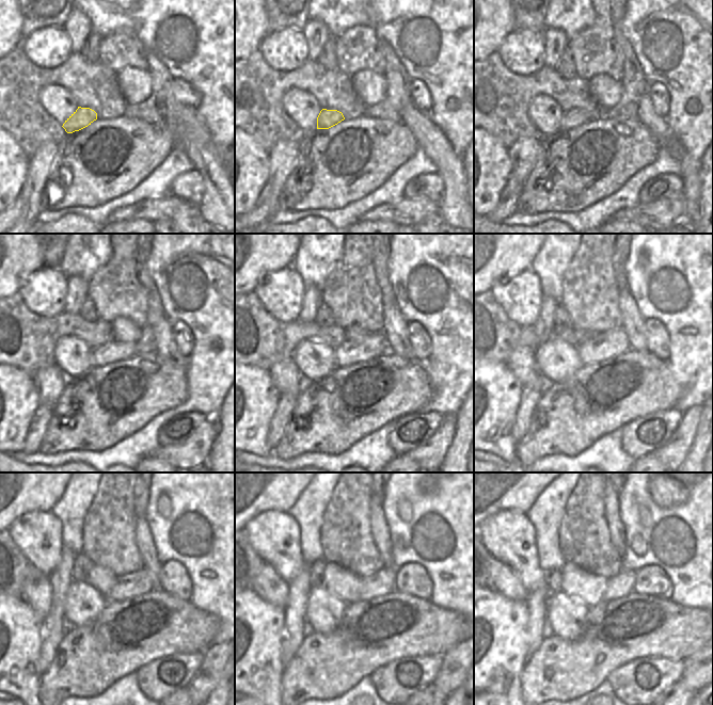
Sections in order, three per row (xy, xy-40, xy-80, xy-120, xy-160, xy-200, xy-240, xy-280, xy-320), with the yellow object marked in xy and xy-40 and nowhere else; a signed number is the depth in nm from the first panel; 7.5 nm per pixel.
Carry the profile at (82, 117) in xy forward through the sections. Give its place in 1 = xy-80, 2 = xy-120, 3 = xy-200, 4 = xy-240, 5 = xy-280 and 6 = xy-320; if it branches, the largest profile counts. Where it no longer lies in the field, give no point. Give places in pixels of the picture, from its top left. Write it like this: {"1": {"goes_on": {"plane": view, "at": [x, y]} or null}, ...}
{"1": {"goes_on": {"plane": "xy-80", "at": [576, 116]}}, "2": {"goes_on": {"plane": "xy-120", "at": [112, 351]}}, "3": {"goes_on": {"plane": "xy-200", "at": [595, 348]}}, "4": {"goes_on": {"plane": "xy-240", "at": [137, 583]}}, "5": {"goes_on": {"plane": "xy-280", "at": [382, 582]}}, "6": {"goes_on": {"plane": "xy-320", "at": [621, 585]}}}

